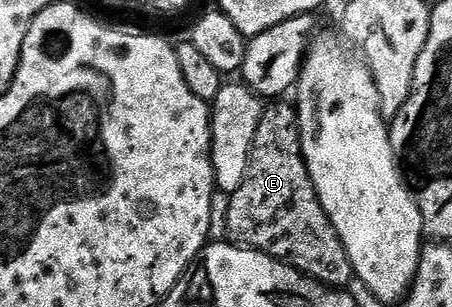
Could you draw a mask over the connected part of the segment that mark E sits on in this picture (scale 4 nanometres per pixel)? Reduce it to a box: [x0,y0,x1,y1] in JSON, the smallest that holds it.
[226,102,353,290]

